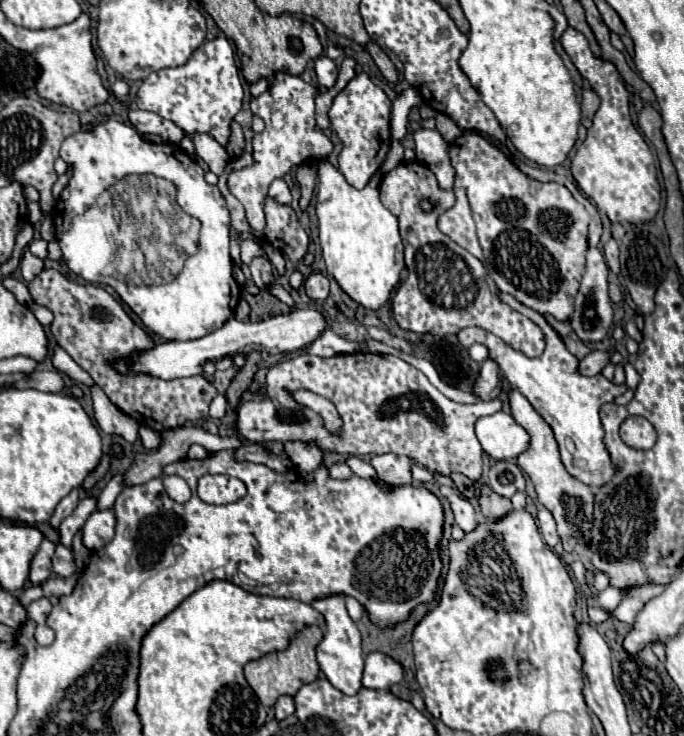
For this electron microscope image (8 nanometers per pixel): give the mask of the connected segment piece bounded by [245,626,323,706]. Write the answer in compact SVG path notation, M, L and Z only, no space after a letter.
M305 626L301 632L297 632L289 646L285 650L275 650L259 660L251 660L245 664L245 678L249 686L255 690L263 706L273 706L279 696L289 694L293 696L303 684L309 684L319 674L319 664L315 660L315 648L323 638L323 630L319 626Z

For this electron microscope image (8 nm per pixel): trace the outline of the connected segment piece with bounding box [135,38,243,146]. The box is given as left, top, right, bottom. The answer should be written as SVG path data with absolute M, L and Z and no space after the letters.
M227 38L207 40L187 64L177 68L163 68L143 80L137 92L137 106L151 110L165 120L171 120L187 134L209 134L221 146L229 142L231 120L241 110L243 88Z

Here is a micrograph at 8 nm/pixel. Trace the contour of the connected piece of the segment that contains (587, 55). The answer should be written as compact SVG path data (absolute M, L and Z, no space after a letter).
M575 28L565 30L561 44L569 54L571 62L581 72L581 76L601 98L601 106L593 118L593 126L589 128L585 142L579 146L577 154L571 160L571 174L579 188L595 202L599 212L607 214L613 224L647 224L659 212L661 186L657 182L653 154L629 118L629 100L625 84L611 62L593 56L585 36Z

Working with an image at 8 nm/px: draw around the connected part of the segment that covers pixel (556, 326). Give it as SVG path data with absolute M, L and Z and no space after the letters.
M545 316L545 318L547 318L547 322L549 322L549 326L551 326L561 338L565 338L565 336L571 334L571 324L569 324L569 322L559 322L559 320L555 320L553 316Z

